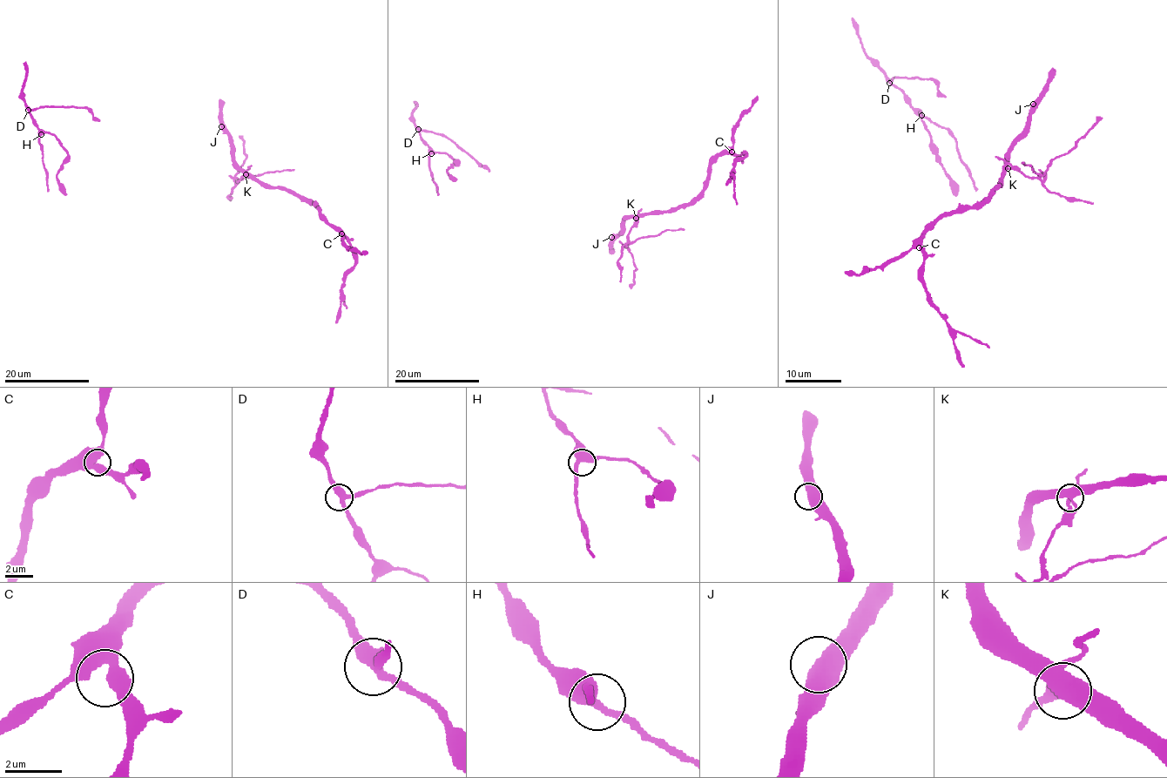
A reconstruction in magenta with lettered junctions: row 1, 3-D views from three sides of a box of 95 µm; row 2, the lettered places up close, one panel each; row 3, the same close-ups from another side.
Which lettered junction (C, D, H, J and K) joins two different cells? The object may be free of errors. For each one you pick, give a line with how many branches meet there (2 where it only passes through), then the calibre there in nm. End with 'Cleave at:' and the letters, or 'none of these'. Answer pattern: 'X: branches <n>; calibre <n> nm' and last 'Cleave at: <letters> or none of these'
K: branches 3; calibre 420 nm
Cleave at: K

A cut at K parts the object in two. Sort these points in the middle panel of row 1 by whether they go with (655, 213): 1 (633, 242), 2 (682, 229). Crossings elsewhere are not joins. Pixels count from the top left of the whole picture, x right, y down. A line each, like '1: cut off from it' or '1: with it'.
1: cut off from it
2: cut off from it

